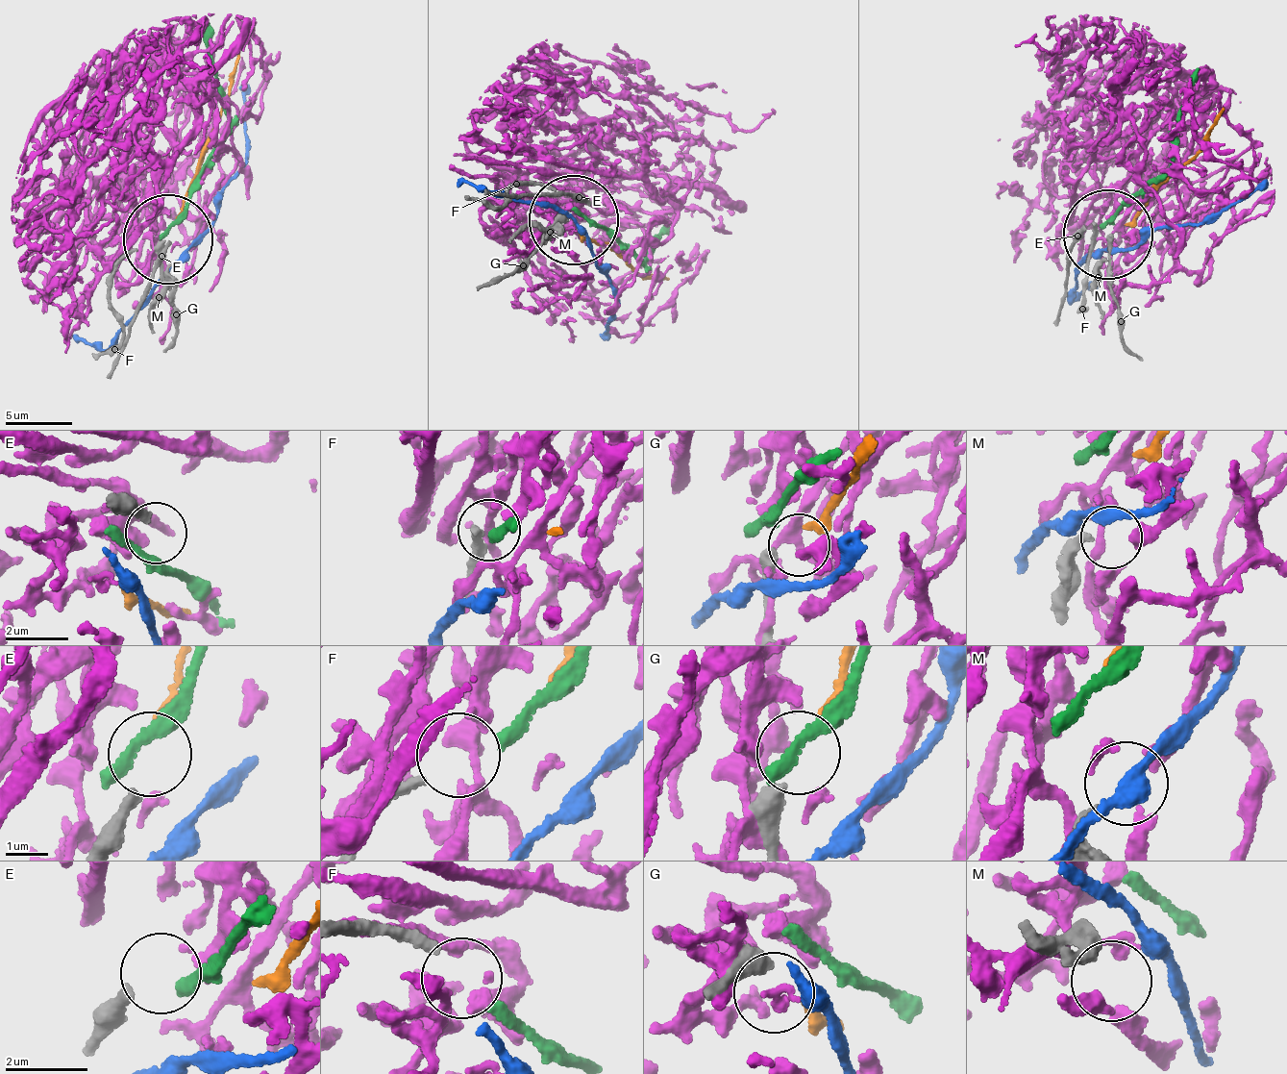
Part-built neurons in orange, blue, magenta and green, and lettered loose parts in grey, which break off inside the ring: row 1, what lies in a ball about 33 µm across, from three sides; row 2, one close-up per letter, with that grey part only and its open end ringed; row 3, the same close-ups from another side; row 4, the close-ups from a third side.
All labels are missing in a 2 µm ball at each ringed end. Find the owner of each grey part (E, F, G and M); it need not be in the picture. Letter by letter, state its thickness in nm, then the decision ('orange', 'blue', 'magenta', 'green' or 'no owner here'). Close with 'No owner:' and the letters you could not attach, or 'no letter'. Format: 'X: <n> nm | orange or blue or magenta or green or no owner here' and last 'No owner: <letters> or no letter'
E: 280 nm | no owner here
F: 240 nm | green
G: 400 nm | orange
M: 220 nm | magenta
No owner: E

